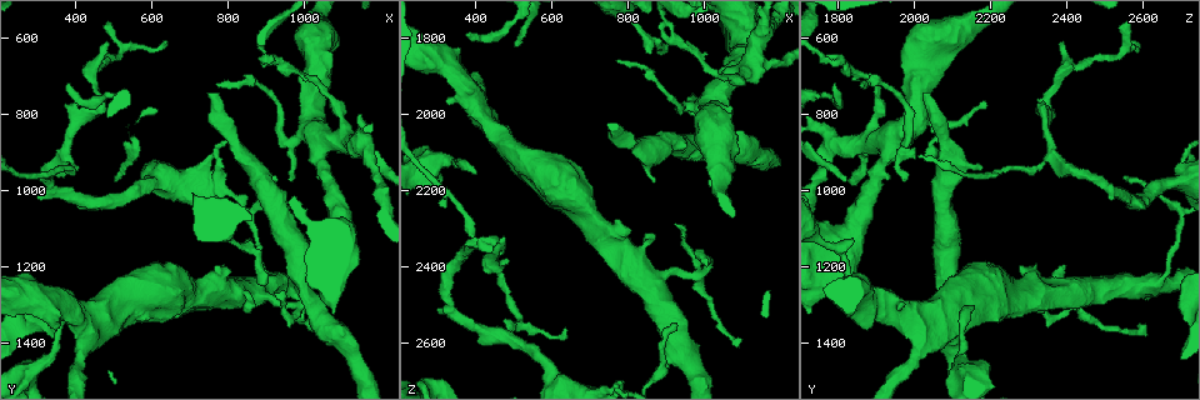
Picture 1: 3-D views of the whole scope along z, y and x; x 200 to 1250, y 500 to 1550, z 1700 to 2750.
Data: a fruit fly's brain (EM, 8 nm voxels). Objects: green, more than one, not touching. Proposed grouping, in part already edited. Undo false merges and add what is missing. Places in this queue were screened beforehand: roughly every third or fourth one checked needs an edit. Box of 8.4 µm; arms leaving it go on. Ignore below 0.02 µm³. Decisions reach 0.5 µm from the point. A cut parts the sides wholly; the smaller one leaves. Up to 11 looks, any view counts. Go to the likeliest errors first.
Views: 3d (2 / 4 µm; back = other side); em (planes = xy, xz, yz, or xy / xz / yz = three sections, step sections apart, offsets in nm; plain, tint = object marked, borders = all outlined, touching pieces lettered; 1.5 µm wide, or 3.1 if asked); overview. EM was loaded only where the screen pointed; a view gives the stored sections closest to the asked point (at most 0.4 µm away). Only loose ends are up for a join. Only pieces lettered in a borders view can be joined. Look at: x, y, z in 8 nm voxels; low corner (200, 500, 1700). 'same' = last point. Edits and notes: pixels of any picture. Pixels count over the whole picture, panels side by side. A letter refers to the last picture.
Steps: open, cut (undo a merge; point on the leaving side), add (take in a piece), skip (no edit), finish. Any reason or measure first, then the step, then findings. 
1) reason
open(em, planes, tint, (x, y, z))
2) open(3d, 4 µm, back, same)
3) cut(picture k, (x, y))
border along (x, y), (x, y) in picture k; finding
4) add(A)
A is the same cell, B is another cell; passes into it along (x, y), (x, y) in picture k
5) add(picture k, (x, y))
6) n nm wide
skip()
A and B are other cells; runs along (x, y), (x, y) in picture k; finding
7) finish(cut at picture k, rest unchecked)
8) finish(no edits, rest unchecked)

free end
open(em, planes, borders, (755, 750, 2030))

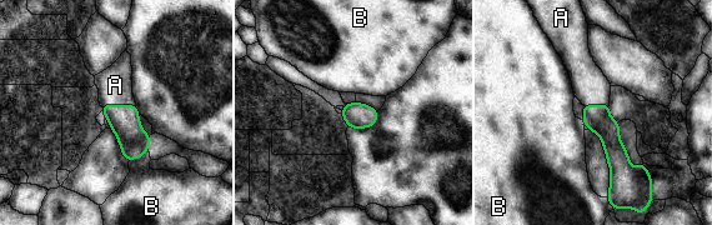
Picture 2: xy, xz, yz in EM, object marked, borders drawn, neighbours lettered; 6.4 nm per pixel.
add(A)
A is the same cell, B is another cell; it goes on there

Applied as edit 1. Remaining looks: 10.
open(overview)

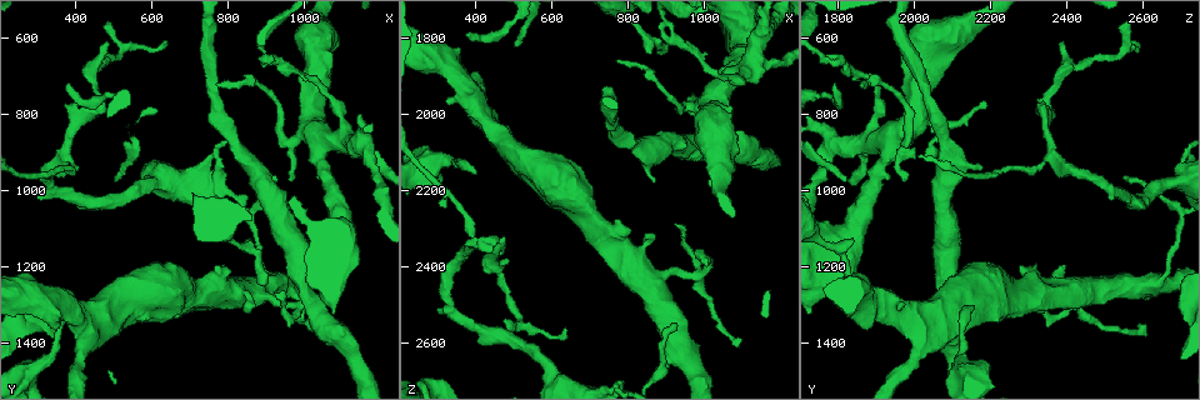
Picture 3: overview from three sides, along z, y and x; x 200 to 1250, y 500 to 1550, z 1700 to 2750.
an open end
open(em, planes, borders, (880, 1240, 1840))

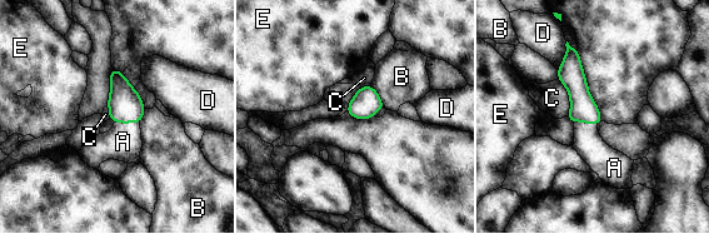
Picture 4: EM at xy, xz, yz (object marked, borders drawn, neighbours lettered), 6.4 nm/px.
160 nm wide
add(A)
A is the same cell, B, C, D and E are other cells; passes into it along (125, 105), (128, 122), (123, 142) in picture 4; the cell continues

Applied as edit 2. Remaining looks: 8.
finish(add at picture 2, add at picture 4, rest unchecked)

